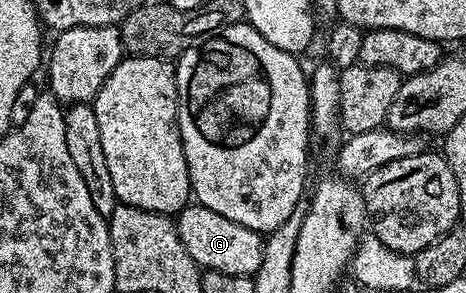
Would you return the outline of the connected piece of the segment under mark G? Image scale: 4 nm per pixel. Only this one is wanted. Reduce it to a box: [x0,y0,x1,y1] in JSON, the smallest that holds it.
[175,203,265,277]

